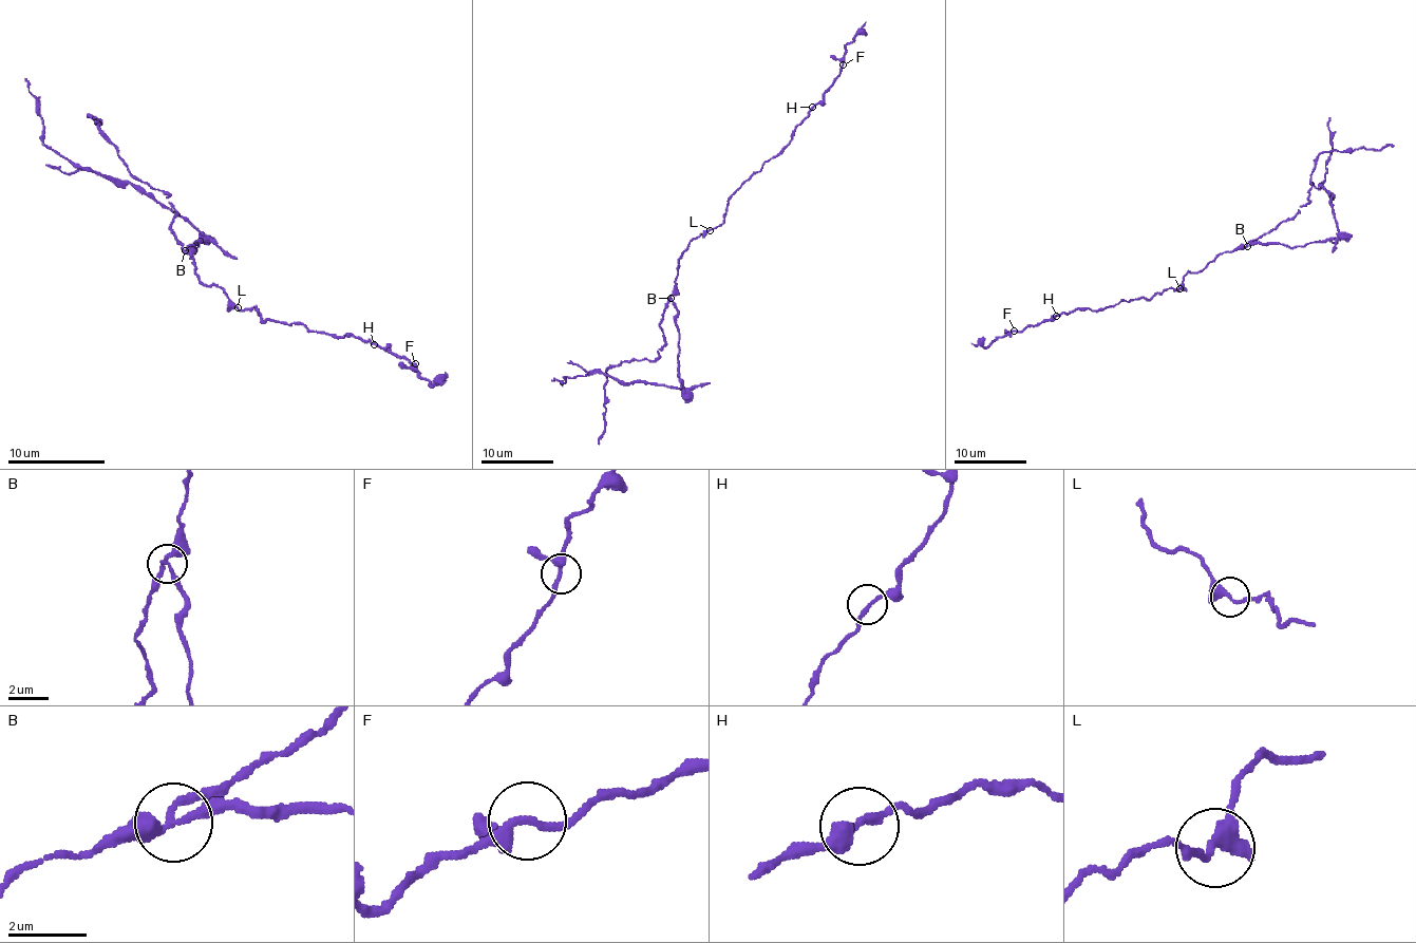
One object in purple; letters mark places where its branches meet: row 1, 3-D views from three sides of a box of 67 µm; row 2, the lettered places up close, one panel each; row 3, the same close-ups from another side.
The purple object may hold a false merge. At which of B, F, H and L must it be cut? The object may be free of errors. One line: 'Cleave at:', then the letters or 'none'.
Cleave at: B

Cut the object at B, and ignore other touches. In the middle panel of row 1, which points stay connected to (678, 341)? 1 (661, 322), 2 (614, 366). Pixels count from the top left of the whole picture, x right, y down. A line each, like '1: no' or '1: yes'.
1: no
2: no

